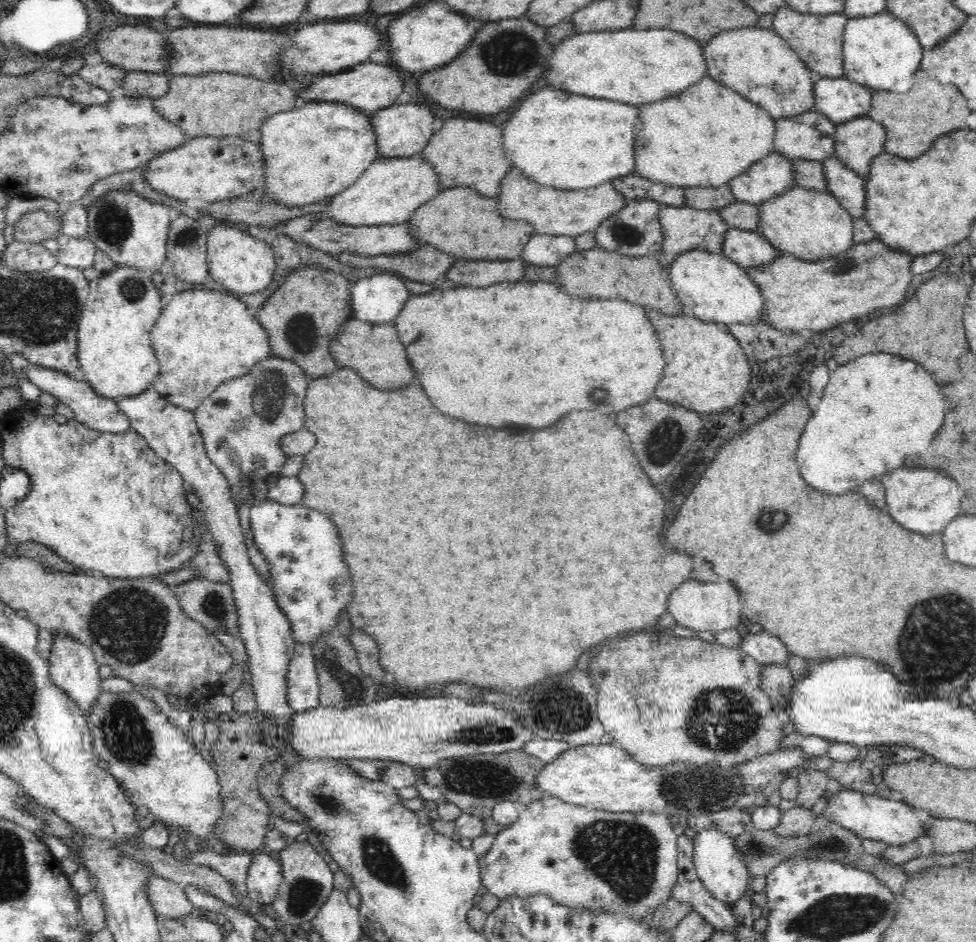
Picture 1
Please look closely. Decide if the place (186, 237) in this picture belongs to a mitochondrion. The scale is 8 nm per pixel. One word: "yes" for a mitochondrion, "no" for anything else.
yes

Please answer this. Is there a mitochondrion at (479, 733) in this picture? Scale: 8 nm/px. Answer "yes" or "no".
yes

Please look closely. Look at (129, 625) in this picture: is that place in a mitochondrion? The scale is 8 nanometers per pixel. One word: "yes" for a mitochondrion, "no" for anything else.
yes

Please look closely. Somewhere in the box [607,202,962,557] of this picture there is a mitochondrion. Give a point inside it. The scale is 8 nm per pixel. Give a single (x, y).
(659, 450)

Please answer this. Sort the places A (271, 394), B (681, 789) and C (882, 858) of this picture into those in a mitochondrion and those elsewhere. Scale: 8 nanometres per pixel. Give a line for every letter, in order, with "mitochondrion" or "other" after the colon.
A: mitochondrion
B: mitochondrion
C: other

